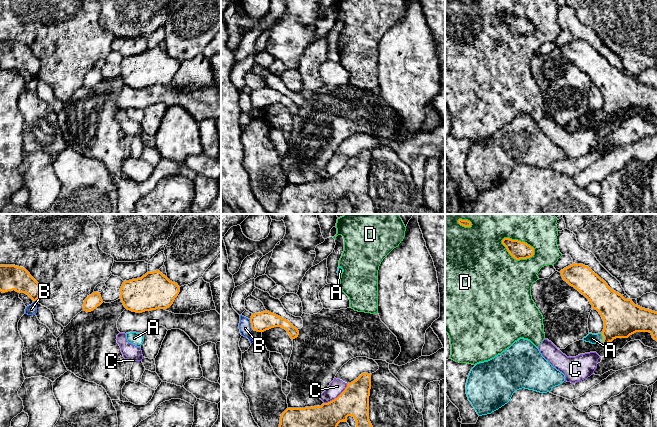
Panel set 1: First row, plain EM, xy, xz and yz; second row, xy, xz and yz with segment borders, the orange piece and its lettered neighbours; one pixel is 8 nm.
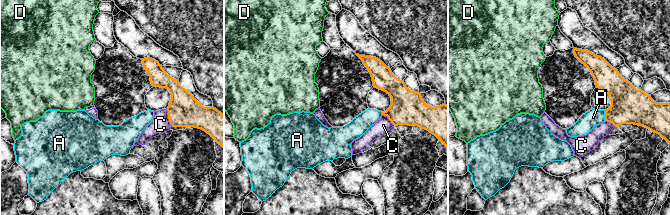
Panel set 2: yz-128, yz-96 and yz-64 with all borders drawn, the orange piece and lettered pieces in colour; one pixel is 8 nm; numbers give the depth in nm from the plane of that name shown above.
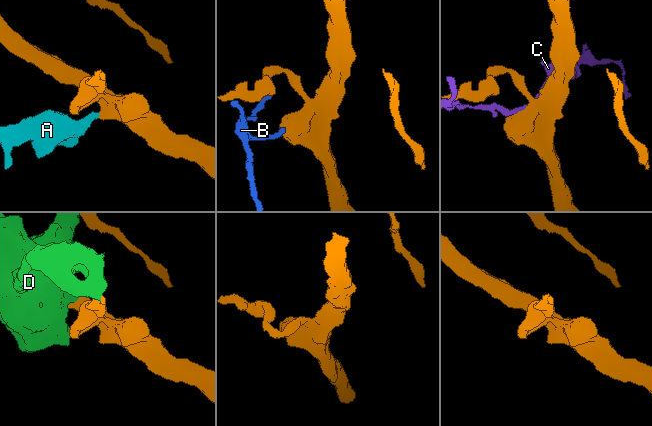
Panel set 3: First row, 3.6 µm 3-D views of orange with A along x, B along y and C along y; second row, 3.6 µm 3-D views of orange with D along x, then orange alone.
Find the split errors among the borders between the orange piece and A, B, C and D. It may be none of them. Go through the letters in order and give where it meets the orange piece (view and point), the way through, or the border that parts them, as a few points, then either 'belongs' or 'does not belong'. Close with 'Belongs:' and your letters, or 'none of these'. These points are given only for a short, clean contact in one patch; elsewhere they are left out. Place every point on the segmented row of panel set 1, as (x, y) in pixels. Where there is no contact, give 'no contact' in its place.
A: contact yz (603, 337); way yz (622, 318), (603, 337), (592, 338); belongs
B: contact xz (251, 324); border xz (249, 319), (252, 329); does not belong
C: contact xz (337, 397); does not belong
D: contact yz (520, 241); does not belong
Belongs: A

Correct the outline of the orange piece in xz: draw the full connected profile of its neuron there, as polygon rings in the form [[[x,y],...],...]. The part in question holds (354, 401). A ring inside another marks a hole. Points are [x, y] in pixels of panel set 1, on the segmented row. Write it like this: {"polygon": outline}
{"polygon": [[[362,373],[334,400],[321,406],[287,408],[279,427],[337,427],[352,416],[356,427],[373,427],[369,420],[371,374]]]}

